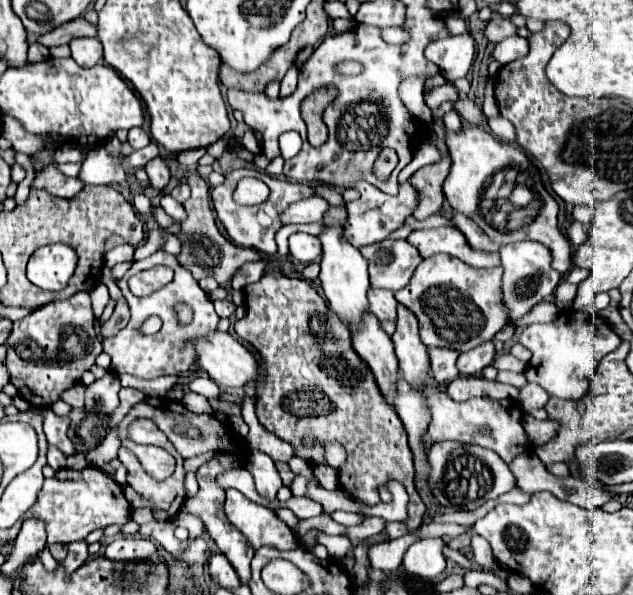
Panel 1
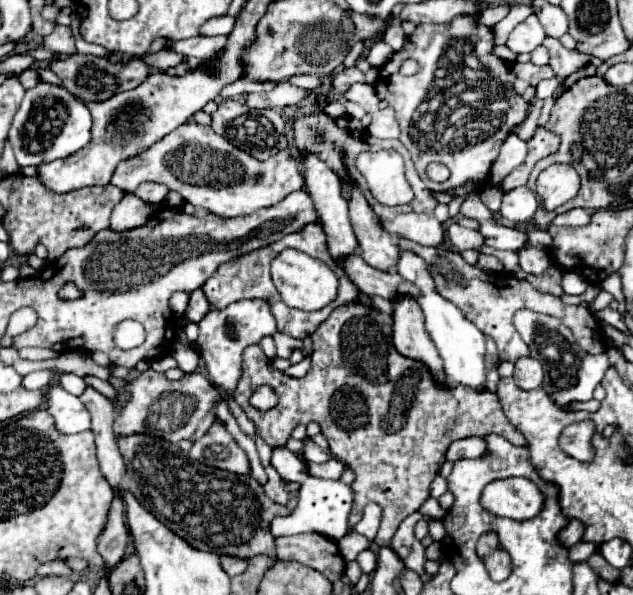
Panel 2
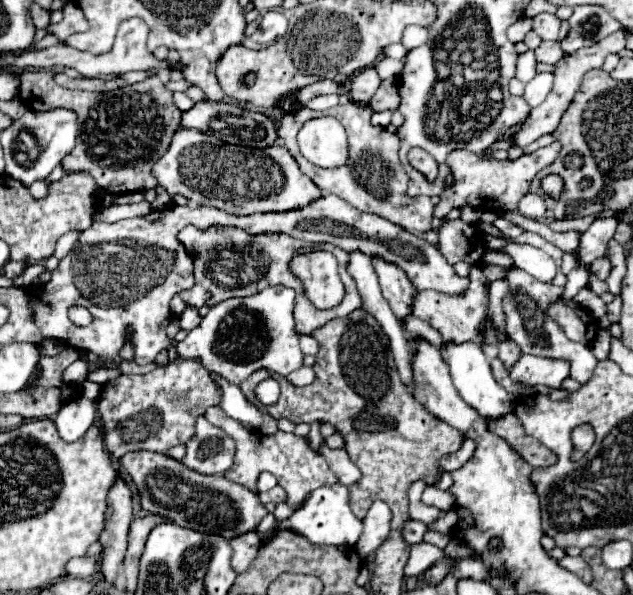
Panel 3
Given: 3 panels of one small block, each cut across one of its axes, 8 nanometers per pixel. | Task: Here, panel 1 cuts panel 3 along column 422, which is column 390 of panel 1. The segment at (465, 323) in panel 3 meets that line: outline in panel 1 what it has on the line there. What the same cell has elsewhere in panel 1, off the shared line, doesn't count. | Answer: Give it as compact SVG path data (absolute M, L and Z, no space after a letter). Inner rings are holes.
M368 290L368 300L370 300L370 312L376 314L380 320L396 320L396 298L392 290Z

